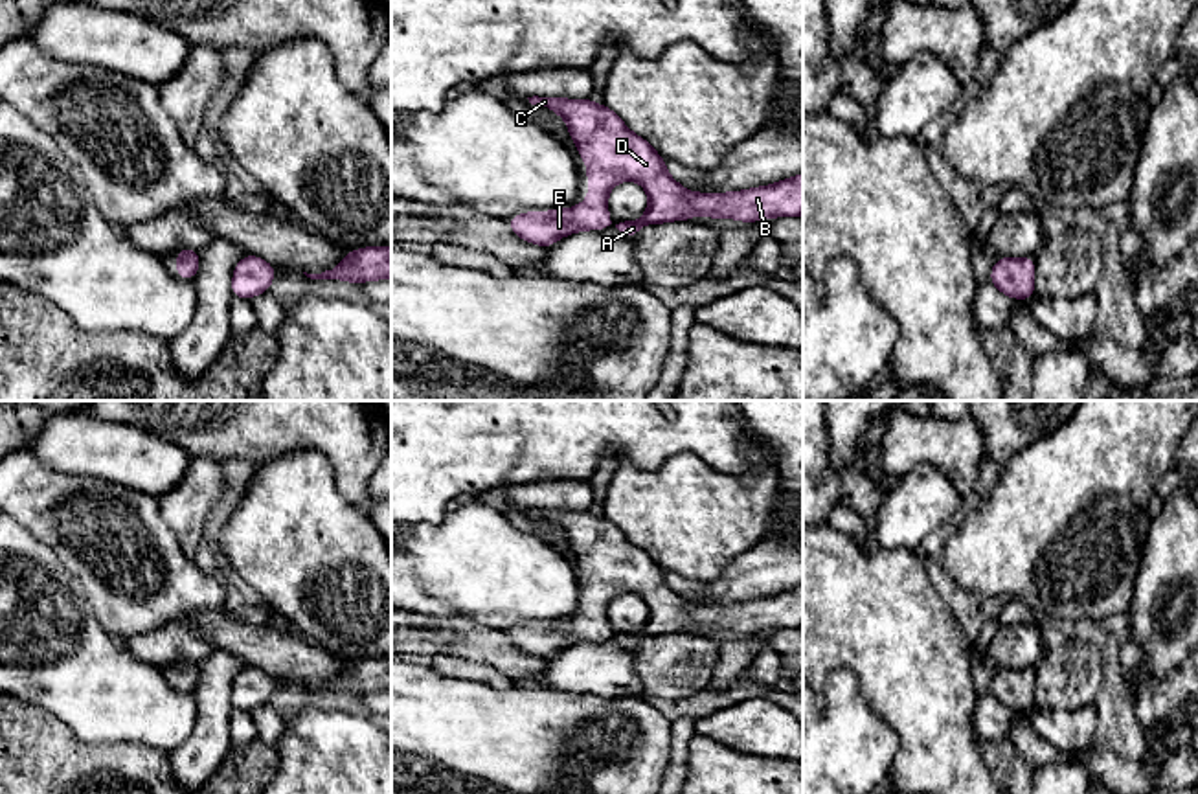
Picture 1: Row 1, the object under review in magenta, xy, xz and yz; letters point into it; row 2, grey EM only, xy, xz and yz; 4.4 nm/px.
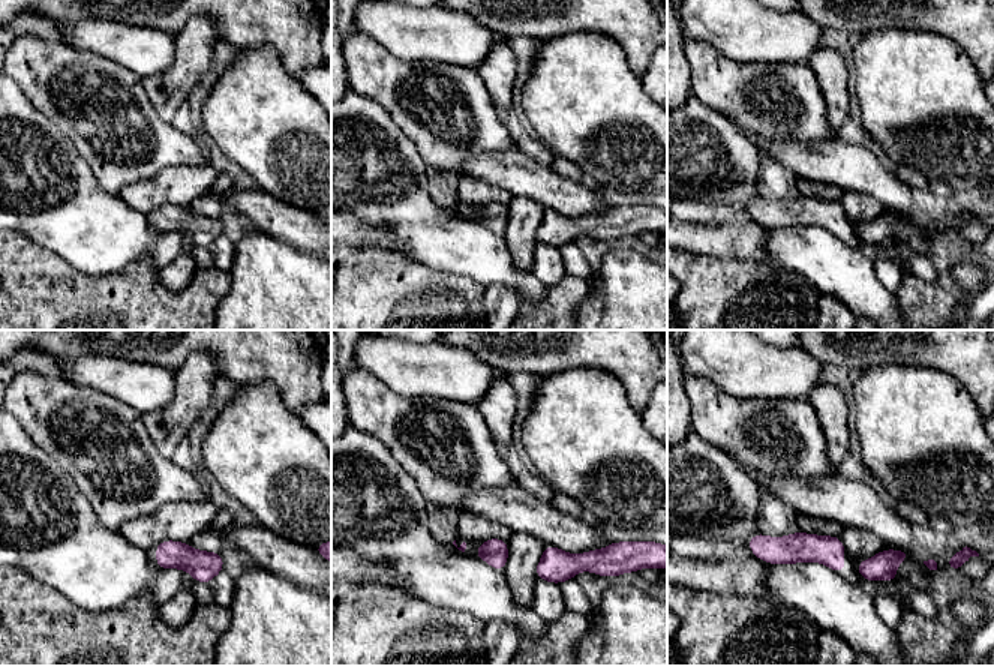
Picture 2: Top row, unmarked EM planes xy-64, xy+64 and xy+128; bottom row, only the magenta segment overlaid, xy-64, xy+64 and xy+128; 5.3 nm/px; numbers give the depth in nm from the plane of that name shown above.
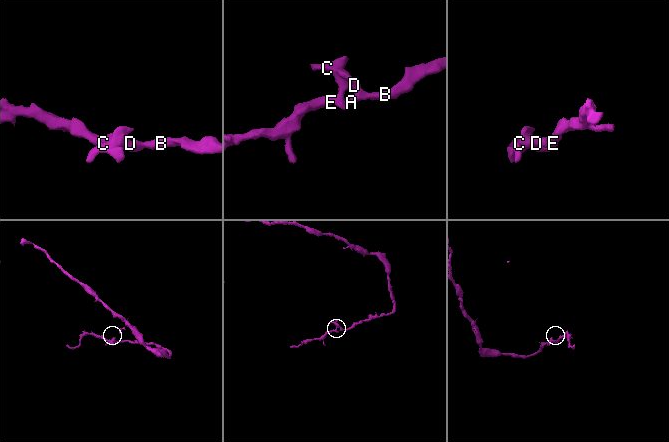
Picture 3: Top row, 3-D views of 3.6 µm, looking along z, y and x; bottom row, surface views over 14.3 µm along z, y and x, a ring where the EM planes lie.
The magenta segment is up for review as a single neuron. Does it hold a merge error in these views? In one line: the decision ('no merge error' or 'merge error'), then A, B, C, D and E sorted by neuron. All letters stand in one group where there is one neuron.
no merge error; groups A B C D E

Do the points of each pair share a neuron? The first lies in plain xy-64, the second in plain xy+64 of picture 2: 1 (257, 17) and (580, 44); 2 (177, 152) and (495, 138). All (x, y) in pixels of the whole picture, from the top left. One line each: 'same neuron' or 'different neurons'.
1: different neurons
2: same neuron

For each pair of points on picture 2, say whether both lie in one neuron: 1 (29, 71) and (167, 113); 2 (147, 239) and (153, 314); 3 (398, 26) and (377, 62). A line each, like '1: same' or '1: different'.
1: different
2: different
3: different

